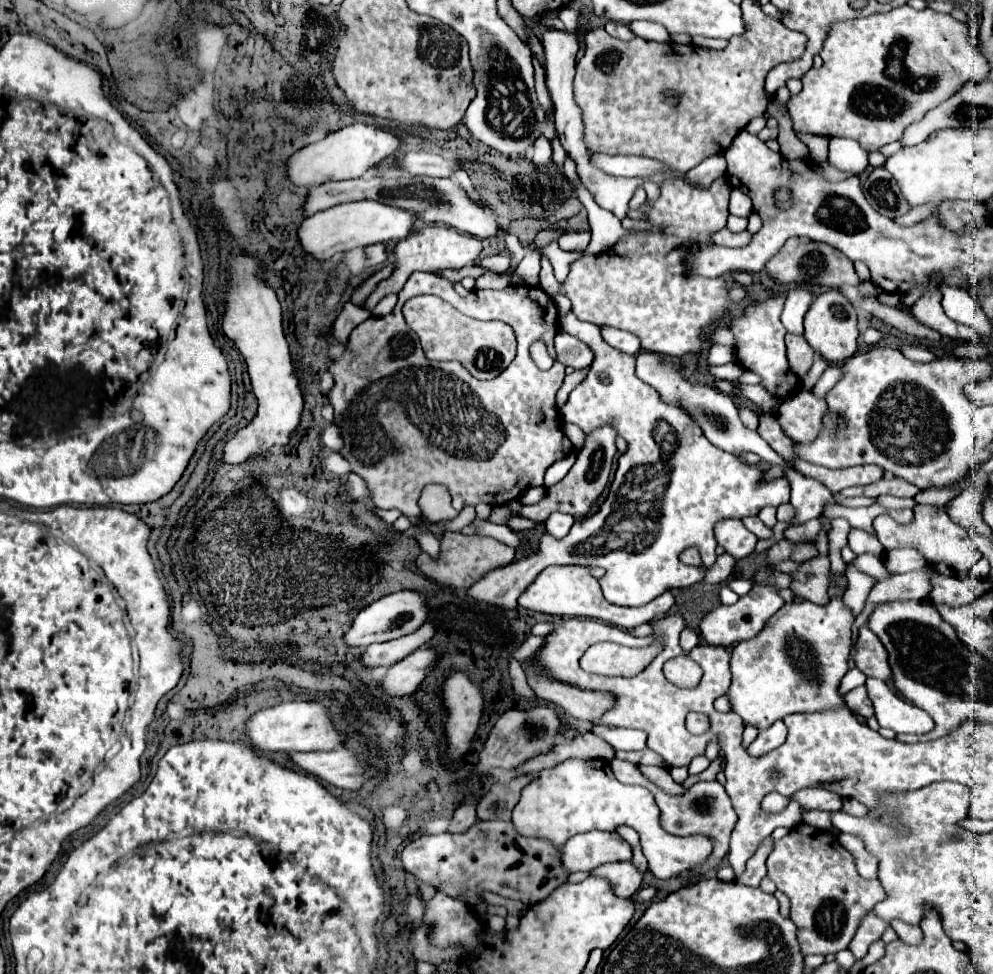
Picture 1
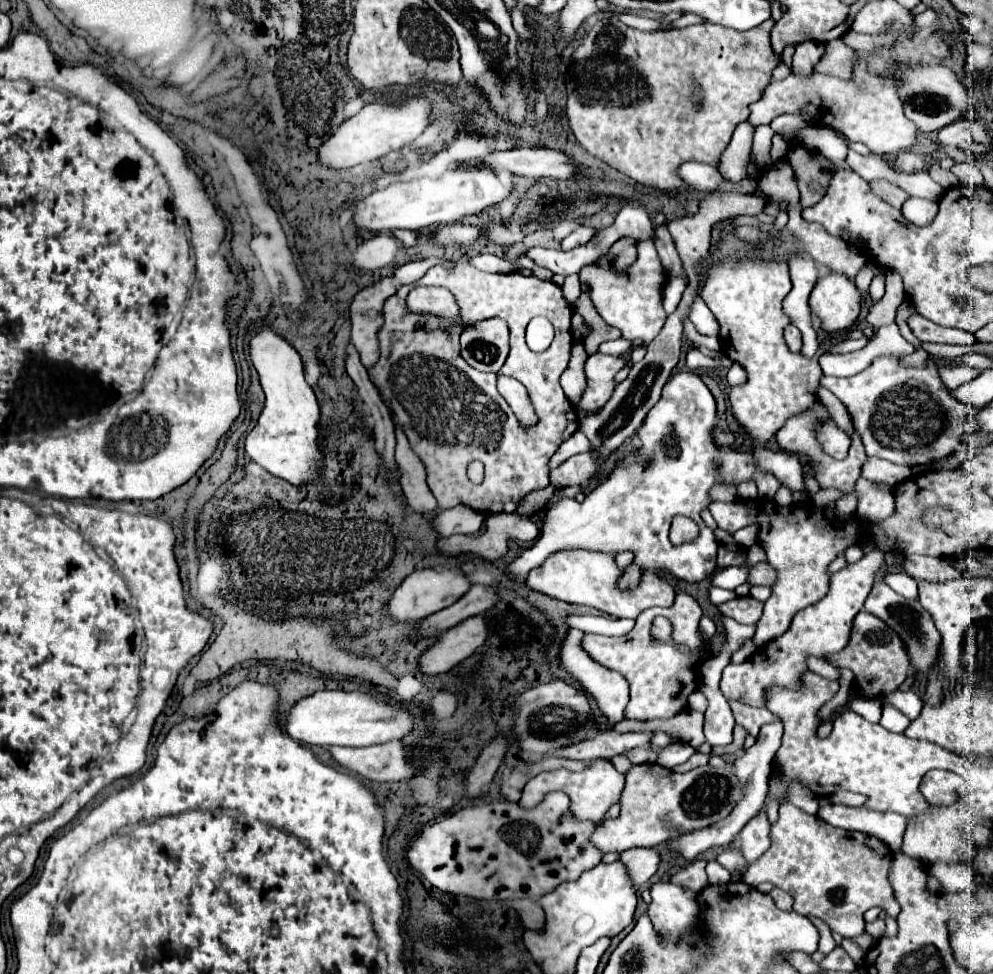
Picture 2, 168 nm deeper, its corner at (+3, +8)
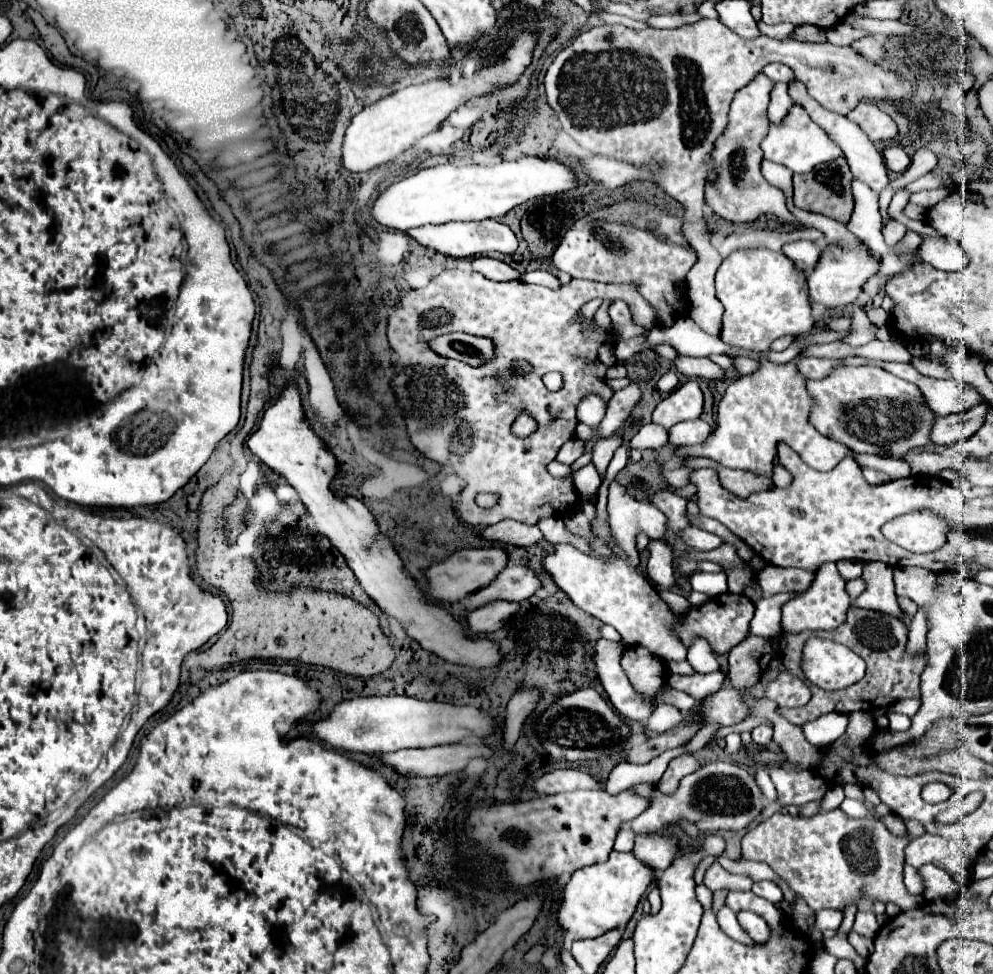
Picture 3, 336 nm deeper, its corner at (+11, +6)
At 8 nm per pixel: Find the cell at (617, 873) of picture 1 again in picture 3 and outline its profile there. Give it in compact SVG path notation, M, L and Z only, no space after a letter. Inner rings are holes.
M659 834L659 836L637 836L635 838L635 846L631 850L631 854L647 864L649 868L653 868L655 872L663 872L665 868L671 866L673 858L677 856L679 846L675 842L675 838Z

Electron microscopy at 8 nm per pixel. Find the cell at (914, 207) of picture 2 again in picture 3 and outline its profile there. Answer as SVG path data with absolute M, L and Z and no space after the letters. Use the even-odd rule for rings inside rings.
M921 234L921 244L917 248L917 254L939 270L959 272L963 266L969 264L969 258L963 252L963 248L955 240L943 236L937 238L937 236Z

